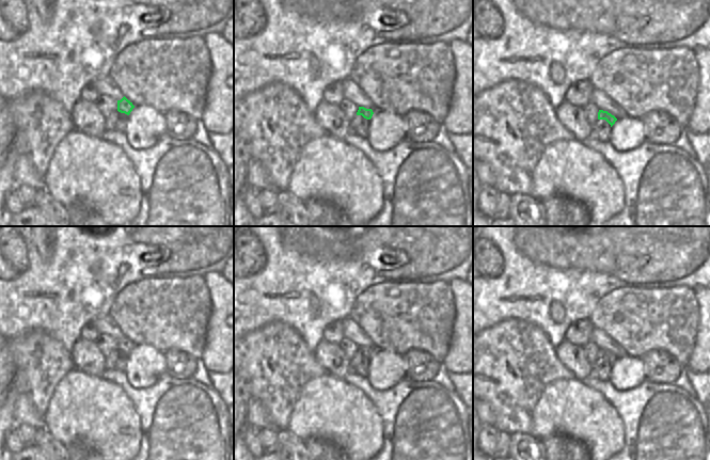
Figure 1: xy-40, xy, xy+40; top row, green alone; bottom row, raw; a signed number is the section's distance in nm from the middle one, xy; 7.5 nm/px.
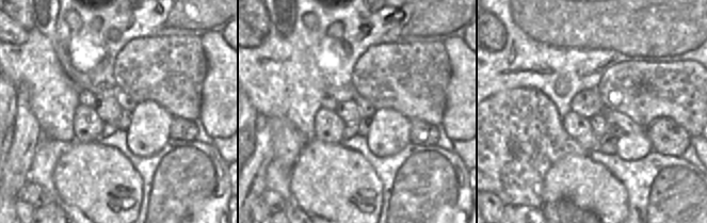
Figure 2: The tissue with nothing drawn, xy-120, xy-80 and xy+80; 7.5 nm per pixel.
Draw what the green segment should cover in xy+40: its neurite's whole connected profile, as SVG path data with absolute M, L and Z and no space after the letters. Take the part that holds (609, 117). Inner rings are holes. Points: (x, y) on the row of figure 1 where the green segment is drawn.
M599 110L599 112L598 112L598 120L605 120L611 125L611 127L617 121L617 118L614 115L612 115L608 111L603 111L603 110Z

